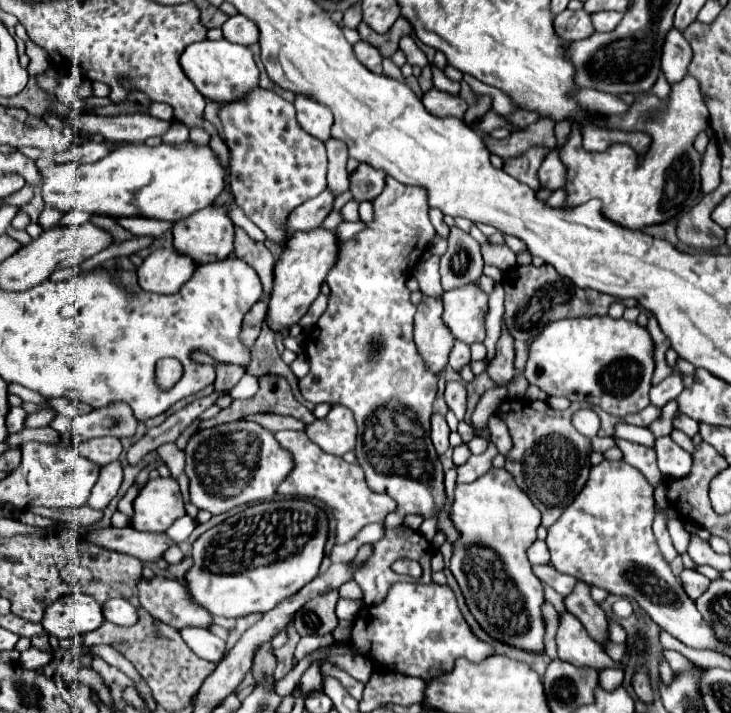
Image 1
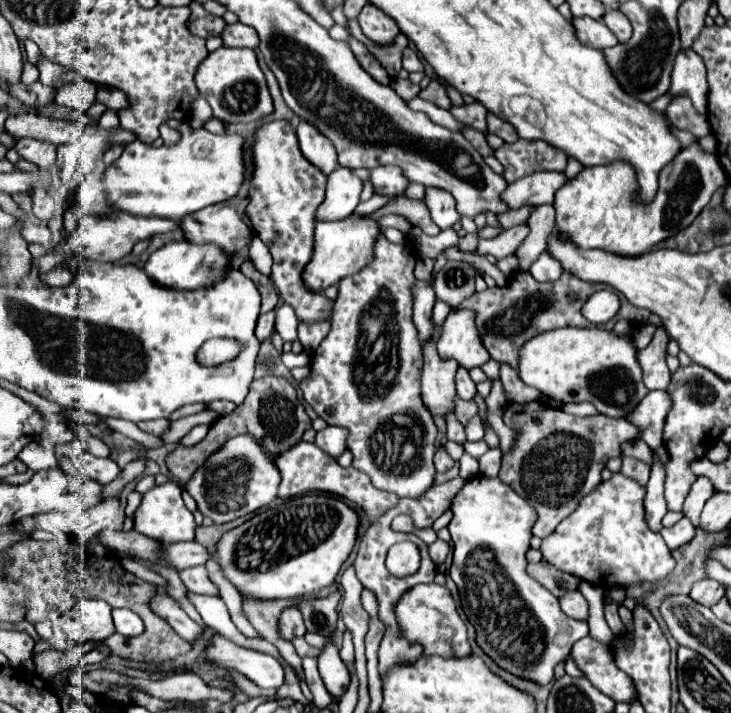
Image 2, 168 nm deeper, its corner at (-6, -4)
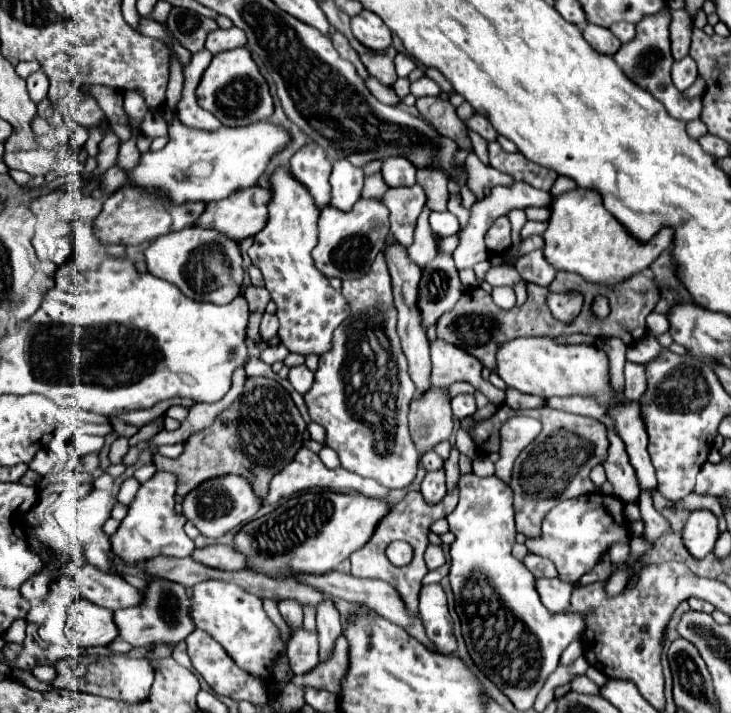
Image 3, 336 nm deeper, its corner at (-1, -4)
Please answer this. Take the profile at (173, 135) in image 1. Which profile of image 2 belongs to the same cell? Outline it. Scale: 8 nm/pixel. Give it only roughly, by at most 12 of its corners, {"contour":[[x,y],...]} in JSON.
{"contour":[[168,124],[160,126],[160,138],[164,144],[176,144],[180,132]]}

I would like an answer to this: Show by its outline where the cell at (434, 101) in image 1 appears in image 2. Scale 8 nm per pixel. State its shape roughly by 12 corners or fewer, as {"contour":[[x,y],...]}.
{"contour":[[480,102],[452,106],[450,114],[486,132],[486,112]]}

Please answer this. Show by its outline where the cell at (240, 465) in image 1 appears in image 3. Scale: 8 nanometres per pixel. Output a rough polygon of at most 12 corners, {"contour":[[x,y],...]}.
{"contour":[[245,478],[203,482],[183,516],[211,540],[251,520],[259,500]]}

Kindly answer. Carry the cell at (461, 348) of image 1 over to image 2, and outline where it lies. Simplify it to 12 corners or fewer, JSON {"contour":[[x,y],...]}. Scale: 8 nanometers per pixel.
{"contour":[[464,366],[456,372],[456,390],[464,400],[472,400],[476,384]]}

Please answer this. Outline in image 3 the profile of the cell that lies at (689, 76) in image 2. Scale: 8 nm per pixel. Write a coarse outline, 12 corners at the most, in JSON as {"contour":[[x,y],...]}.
{"contour":[[685,56],[675,62],[671,76],[679,92],[697,78],[695,60]]}

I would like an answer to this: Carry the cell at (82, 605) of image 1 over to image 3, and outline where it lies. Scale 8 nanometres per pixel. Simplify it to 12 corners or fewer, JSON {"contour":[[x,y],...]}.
{"contour":[[87,600],[69,608],[65,636],[77,648],[109,646],[113,612]]}

